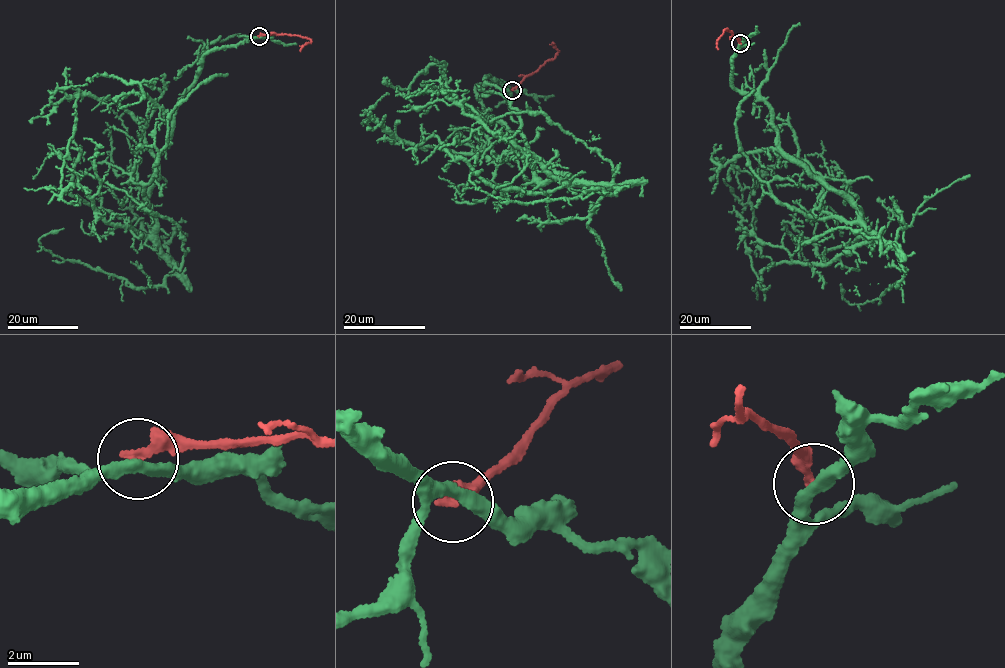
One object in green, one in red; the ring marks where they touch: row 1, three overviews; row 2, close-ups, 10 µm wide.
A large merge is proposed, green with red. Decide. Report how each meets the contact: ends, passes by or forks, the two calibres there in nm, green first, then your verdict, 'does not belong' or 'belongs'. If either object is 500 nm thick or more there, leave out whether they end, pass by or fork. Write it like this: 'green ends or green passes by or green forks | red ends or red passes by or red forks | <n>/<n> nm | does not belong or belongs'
green passes by | red ends | 340/320 nm | does not belong

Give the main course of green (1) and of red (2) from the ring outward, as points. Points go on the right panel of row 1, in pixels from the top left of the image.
1: (740, 43), (733, 89), (763, 100), (784, 152), (890, 247), (844, 226), (794, 239), (804, 263)
2: (740, 42), (726, 29), (717, 43), (718, 49)

